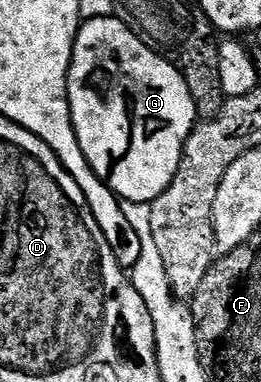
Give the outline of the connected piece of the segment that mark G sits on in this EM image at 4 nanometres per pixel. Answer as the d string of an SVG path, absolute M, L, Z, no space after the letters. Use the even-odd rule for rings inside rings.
M116 18L81 22L68 70L70 113L74 133L78 133L78 145L82 145L82 153L86 153L90 169L94 169L100 180L107 183L117 199L152 204L178 173L184 146L198 122L198 108L182 73L171 58L153 49L131 26L128 28Z

